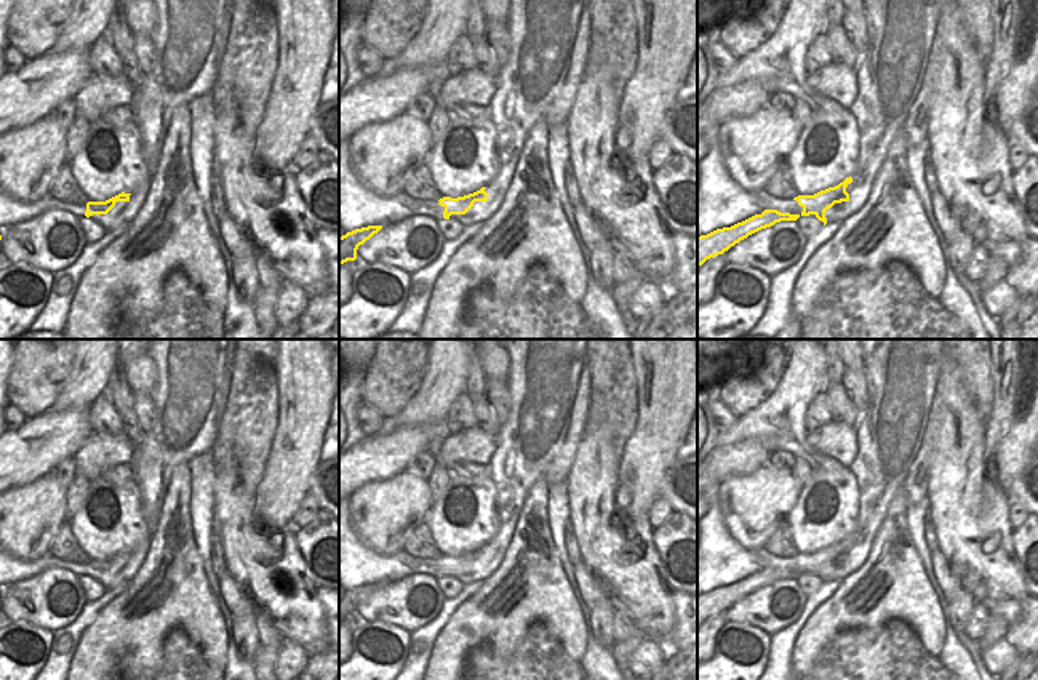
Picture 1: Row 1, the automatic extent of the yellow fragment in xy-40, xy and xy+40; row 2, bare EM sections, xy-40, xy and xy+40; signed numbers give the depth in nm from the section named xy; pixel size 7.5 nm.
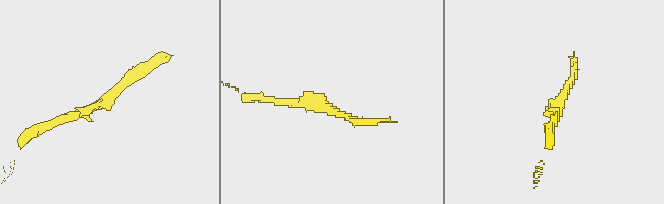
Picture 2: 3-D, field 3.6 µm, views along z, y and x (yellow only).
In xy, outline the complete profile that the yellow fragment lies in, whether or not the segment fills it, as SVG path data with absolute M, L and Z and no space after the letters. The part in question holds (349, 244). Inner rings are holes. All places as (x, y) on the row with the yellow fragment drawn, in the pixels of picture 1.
M368 226L339 237L339 266L347 261L355 261L358 246L369 240L381 229L382 226Z

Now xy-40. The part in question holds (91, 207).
M122 192L106 202L88 202L85 216L90 218L93 214L107 214L115 206L117 202L130 202L130 195L131 194Z

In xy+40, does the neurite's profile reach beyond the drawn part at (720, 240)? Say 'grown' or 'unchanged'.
unchanged

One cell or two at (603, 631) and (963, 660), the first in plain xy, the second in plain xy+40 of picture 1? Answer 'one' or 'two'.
two

